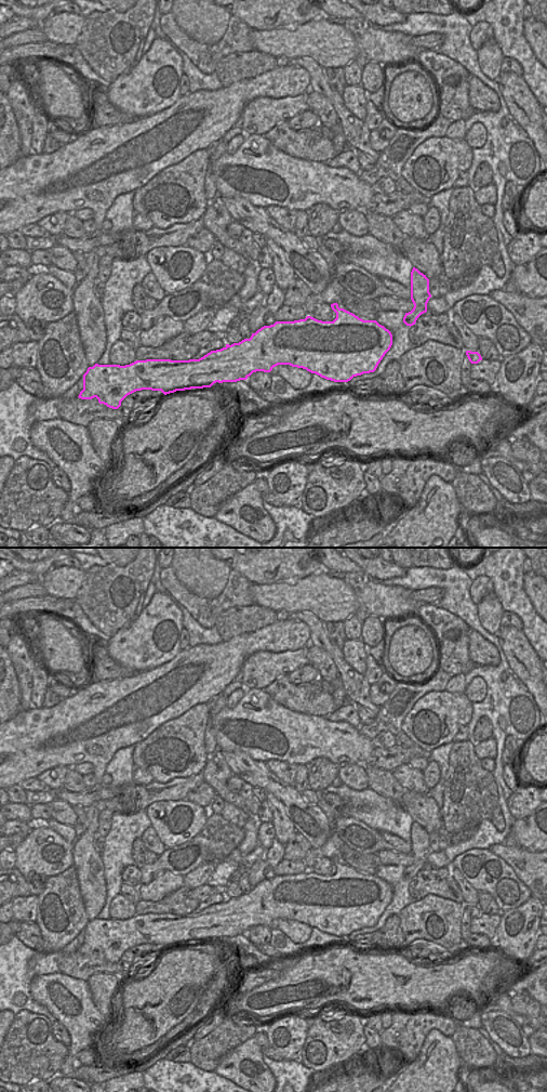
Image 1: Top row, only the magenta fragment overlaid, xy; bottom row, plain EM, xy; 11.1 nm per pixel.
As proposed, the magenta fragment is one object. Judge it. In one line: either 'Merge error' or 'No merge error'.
No merge error.

